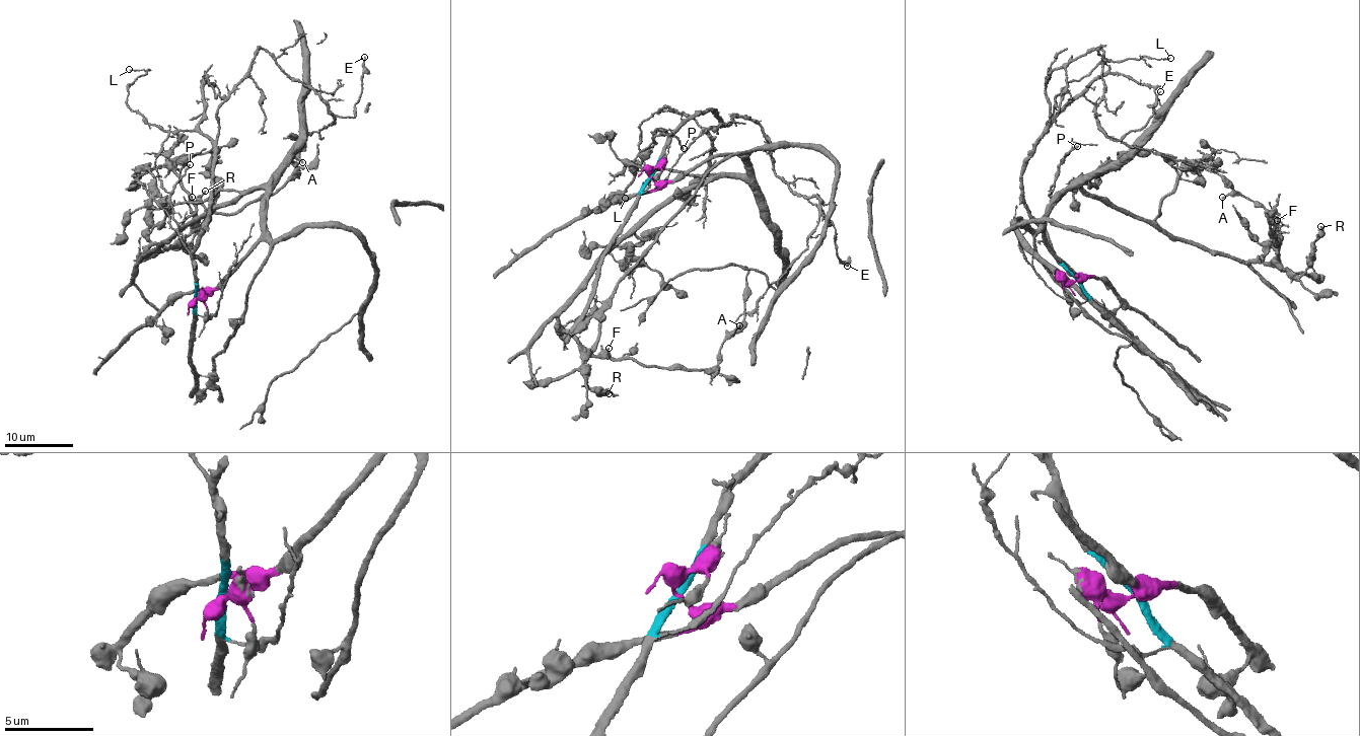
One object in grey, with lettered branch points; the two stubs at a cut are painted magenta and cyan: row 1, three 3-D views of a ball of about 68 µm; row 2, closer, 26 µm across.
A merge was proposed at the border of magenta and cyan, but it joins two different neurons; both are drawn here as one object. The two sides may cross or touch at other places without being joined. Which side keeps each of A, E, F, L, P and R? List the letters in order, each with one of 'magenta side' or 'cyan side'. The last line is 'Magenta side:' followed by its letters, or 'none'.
A: magenta side
E: cyan side
F: magenta side
L: cyan side
P: cyan side
R: magenta side
Magenta side: A, F, R

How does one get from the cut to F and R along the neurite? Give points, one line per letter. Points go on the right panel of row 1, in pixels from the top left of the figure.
F: (1076, 280), (1043, 227), (1056, 201), (1081, 184), (1183, 240), (1244, 262), (1277, 255), (1277, 219)
R: (1076, 280), (1043, 227), (1056, 201), (1081, 184), (1208, 251), (1262, 256), (1299, 275), (1320, 226)

